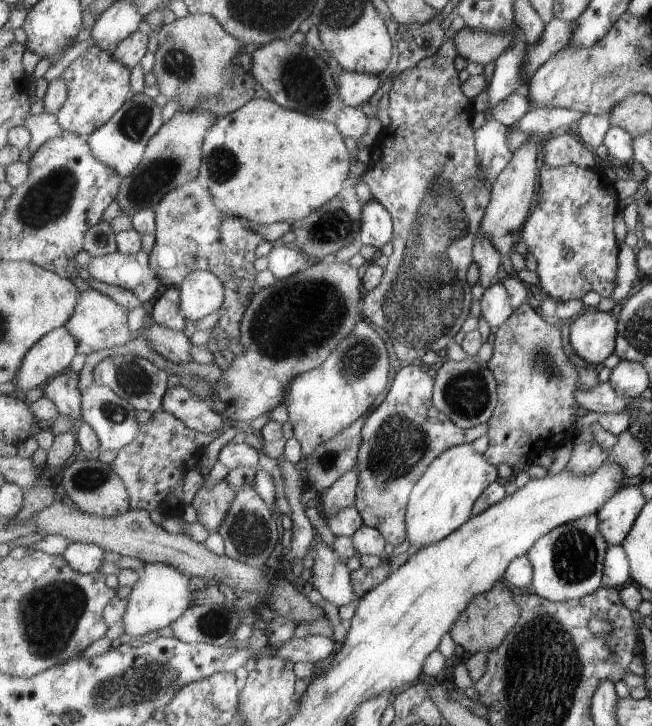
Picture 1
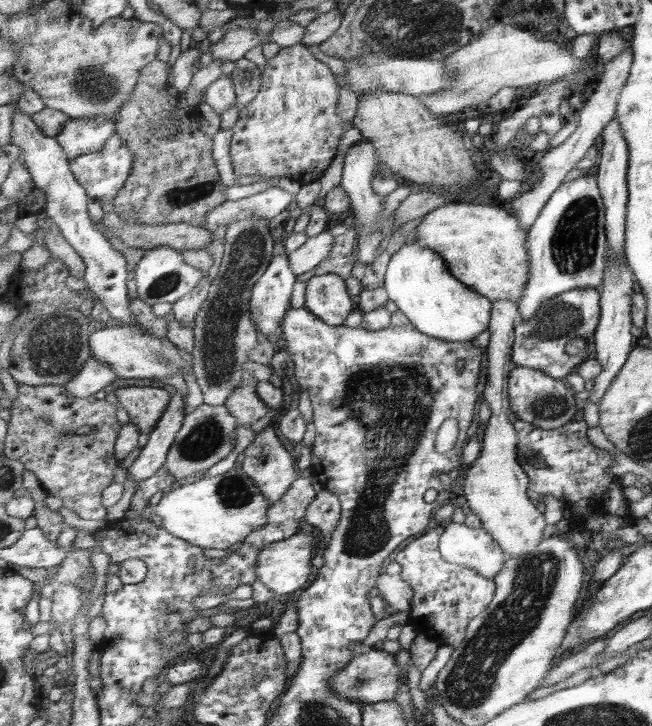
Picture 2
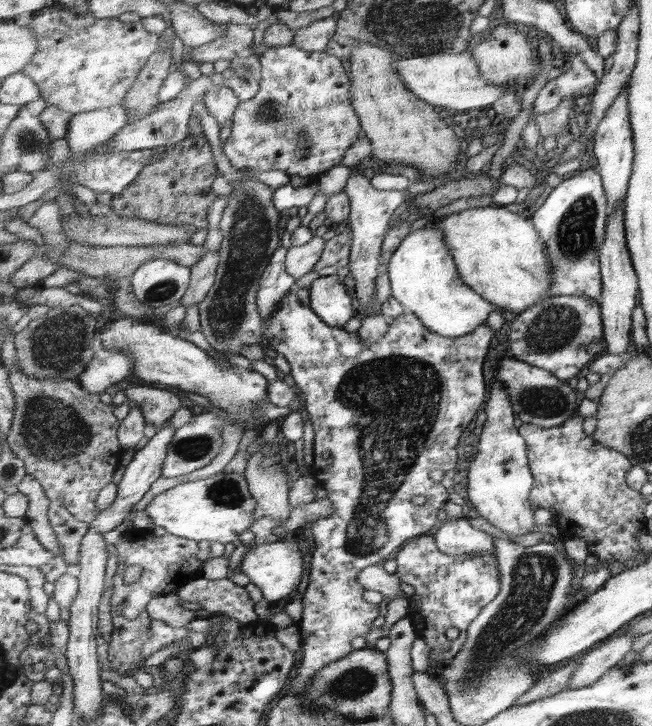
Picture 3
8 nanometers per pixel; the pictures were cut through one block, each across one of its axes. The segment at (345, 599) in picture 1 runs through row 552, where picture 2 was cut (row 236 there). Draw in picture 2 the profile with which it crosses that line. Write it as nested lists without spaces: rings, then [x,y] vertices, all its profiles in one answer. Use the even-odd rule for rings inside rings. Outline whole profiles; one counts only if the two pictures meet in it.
[[[328,230],[322,231],[314,237],[309,237],[308,241],[295,252],[288,254],[291,268],[299,276],[313,269],[318,269],[333,250],[336,236],[333,236]]]

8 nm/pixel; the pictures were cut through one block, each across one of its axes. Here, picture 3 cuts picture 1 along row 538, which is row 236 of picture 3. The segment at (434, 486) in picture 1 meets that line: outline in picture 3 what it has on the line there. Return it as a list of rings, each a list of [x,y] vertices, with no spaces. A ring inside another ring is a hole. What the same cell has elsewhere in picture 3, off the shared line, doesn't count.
[[[430,222],[407,235],[387,266],[390,290],[406,312],[415,314],[429,330],[459,338],[471,334],[487,322],[491,312],[503,309],[489,302],[478,291],[463,282],[453,255],[444,239],[444,232]]]

